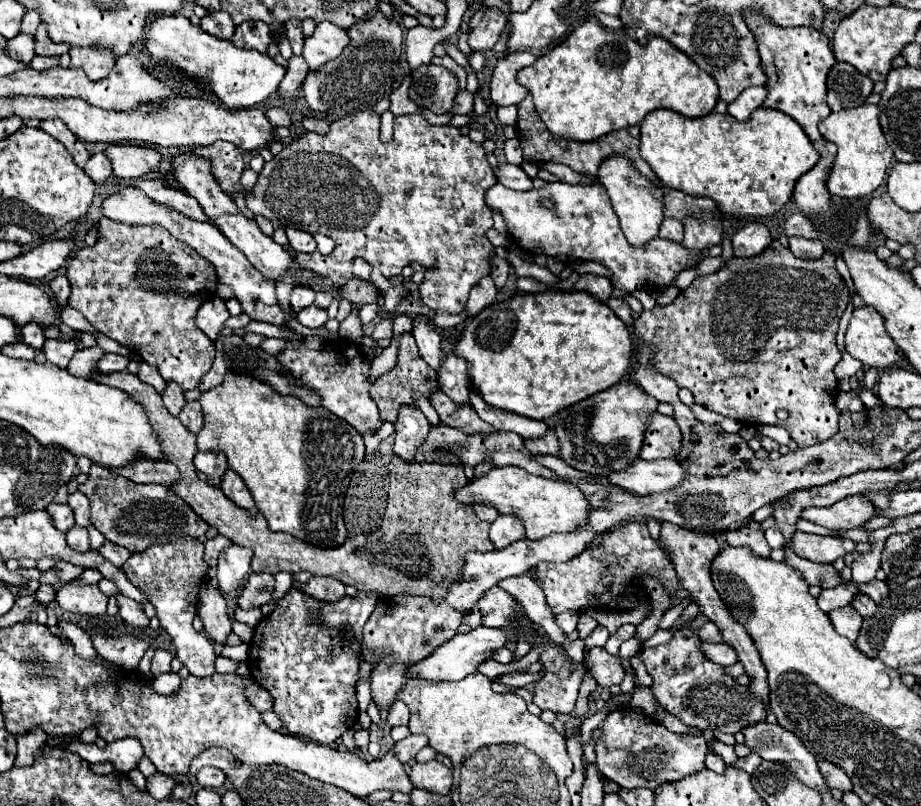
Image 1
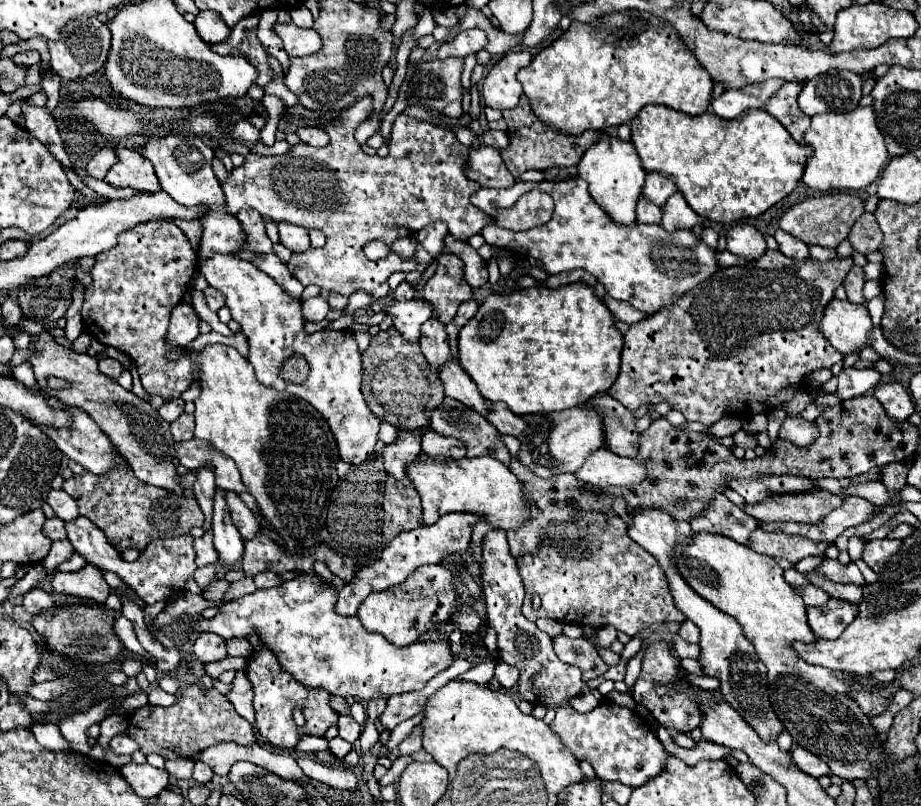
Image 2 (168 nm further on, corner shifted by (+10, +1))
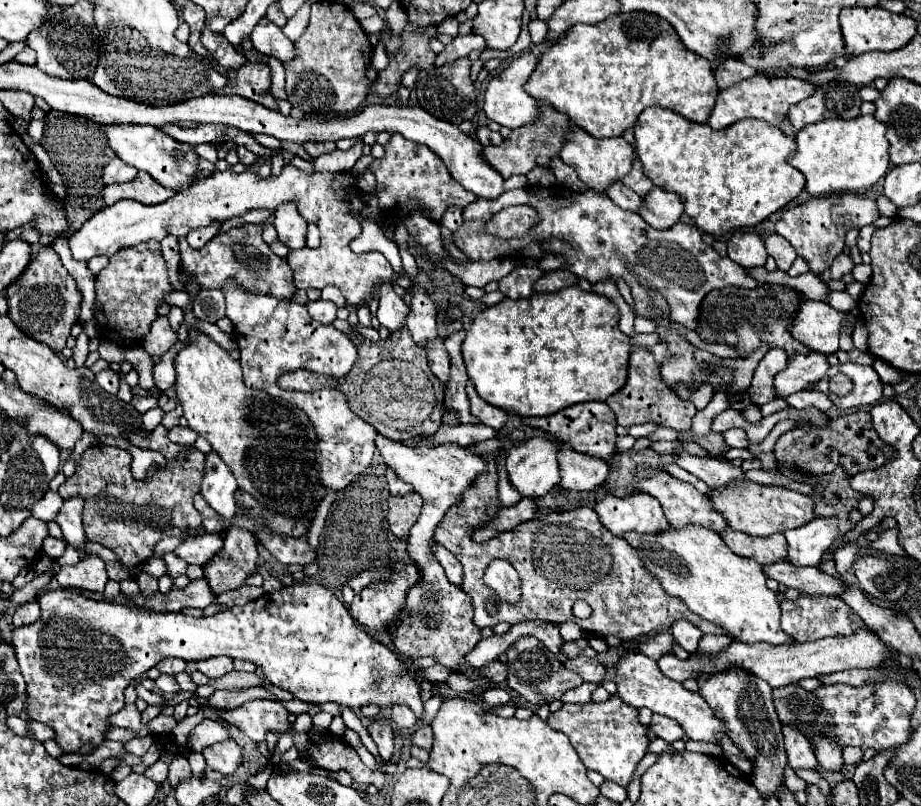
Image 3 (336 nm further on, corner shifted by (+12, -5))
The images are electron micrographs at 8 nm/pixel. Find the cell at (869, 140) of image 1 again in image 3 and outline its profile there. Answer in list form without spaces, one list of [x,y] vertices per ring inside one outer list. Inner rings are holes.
[[[859,115],[855,119],[828,119],[811,123],[795,135],[797,155],[789,163],[799,169],[807,183],[805,189],[813,197],[831,193],[855,193],[875,185],[889,169],[889,141],[885,139],[885,125],[873,115]]]

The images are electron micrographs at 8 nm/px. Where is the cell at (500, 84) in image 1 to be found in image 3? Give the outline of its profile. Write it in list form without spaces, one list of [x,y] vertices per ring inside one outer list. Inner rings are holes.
[[[523,53],[519,55],[517,59],[513,59],[513,63],[503,69],[497,77],[493,77],[487,85],[487,91],[485,91],[485,115],[493,121],[497,121],[499,125],[505,125],[509,129],[513,127],[519,127],[519,125],[527,125],[531,121],[535,121],[537,117],[537,107],[539,107],[539,101],[533,99],[529,93],[525,93],[523,89],[523,83],[529,79],[529,75],[533,73],[537,65],[537,57],[533,53]]]

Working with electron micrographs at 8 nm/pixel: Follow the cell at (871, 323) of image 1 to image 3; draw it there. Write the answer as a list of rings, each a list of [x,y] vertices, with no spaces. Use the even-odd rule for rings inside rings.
[[[805,299],[793,325],[791,335],[817,353],[839,351],[839,335],[847,325],[847,313],[833,309],[829,303]]]

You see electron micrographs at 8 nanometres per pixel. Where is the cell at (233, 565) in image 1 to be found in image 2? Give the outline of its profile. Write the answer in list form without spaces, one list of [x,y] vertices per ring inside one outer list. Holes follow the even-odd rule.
[[[217,487],[215,491],[215,511],[213,511],[213,535],[215,549],[219,553],[219,561],[231,569],[243,557],[243,539],[237,527],[231,521],[229,507],[225,501],[225,489]]]

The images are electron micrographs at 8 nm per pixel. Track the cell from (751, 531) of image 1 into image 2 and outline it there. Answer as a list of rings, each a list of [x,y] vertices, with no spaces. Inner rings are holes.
[[[717,493],[705,511],[689,521],[693,531],[711,531],[735,539],[737,543],[747,543],[749,535],[757,529],[757,521],[745,515],[743,509],[733,505],[725,495]]]

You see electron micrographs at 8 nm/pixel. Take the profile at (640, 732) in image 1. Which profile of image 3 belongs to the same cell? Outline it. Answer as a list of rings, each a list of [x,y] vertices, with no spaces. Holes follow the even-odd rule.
[[[617,695],[605,703],[591,701],[585,705],[563,705],[557,713],[549,715],[547,725],[569,737],[587,769],[601,773],[605,779],[611,779],[621,787],[629,785],[637,763],[645,757],[649,747],[647,727],[637,723],[637,709],[619,701]]]

